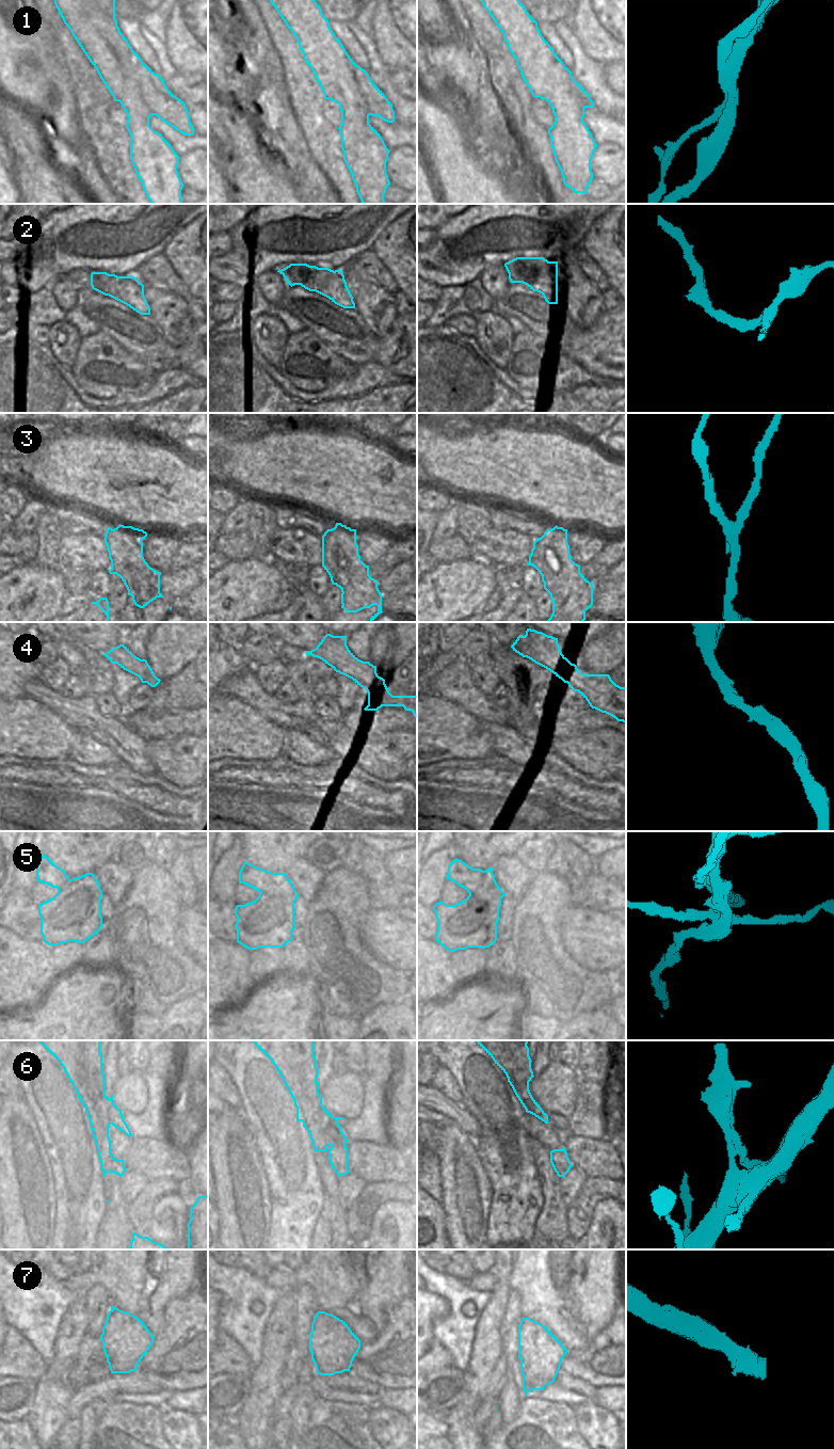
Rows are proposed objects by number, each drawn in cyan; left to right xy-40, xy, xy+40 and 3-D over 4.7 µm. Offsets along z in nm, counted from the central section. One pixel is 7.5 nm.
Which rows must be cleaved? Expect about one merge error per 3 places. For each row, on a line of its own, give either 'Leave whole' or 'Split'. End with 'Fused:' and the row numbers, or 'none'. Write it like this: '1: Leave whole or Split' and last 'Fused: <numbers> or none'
1: Split
2: Leave whole
3: Split
4: Leave whole
5: Split
6: Split
7: Leave whole
Fused: 1, 3, 5, 6.

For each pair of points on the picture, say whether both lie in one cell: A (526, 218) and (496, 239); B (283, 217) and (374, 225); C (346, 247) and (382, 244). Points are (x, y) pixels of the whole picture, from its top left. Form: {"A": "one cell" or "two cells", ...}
{"A": "one cell", "B": "one cell", "C": "two cells"}

